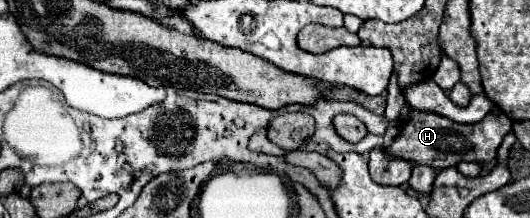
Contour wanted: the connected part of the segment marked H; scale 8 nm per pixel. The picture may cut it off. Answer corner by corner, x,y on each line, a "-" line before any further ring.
411,109
409,119
403,123
401,133
391,143
391,147
387,147
387,153
393,157
407,159
411,163
429,165
433,169
455,167
459,161
487,163
497,157
497,149
509,131
511,131
511,121
503,113
501,115
489,113
485,119
473,125
461,125
437,113
423,113

